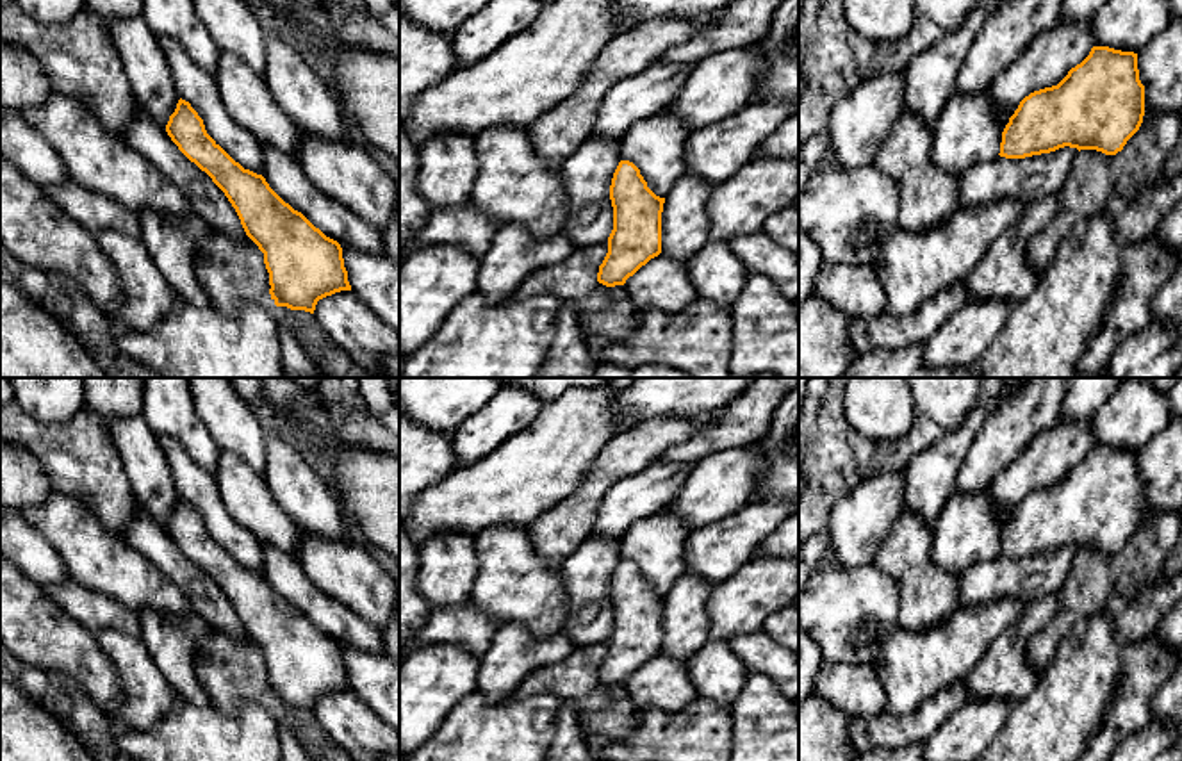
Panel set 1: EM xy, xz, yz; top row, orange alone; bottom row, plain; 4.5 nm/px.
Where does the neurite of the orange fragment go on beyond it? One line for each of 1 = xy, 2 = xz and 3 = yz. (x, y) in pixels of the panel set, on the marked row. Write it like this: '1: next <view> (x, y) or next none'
1: next xy (143, 134)
2: next xz (587, 173)
3: next yz (1031, 179)

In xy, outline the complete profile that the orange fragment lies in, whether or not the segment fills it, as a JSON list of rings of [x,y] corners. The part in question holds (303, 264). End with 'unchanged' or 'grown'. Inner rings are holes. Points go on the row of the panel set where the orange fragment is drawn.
[[[178,100],[166,127],[139,107],[123,141],[176,185],[210,228],[234,239],[248,235],[259,246],[269,273],[269,294],[276,307],[314,314],[319,299],[351,290],[341,244],[285,203],[262,175],[235,162],[207,134],[203,119],[189,102]]] | grown

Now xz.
[[[587,139],[562,162],[562,184],[567,194],[565,237],[576,248],[608,242],[597,282],[606,287],[624,285],[642,266],[661,253],[661,212],[665,198],[656,196],[640,169],[619,159],[620,139]]] | grown

